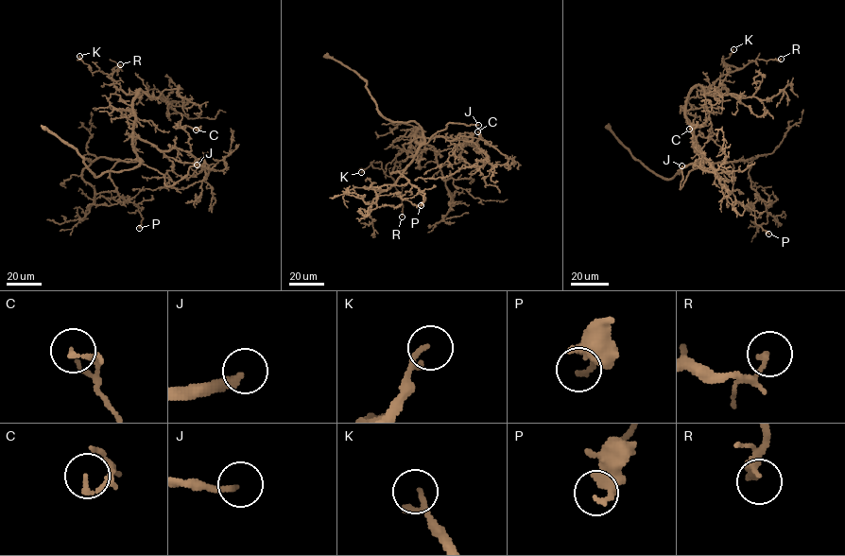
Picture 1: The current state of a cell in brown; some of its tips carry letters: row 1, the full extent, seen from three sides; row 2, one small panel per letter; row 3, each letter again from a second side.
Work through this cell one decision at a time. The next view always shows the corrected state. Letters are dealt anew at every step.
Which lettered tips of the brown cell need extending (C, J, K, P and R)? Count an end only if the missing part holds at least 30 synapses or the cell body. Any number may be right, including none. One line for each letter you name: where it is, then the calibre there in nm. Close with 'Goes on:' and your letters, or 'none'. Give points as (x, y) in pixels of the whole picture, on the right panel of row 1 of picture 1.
J: (681, 165) | 240 nm
Goes on: J

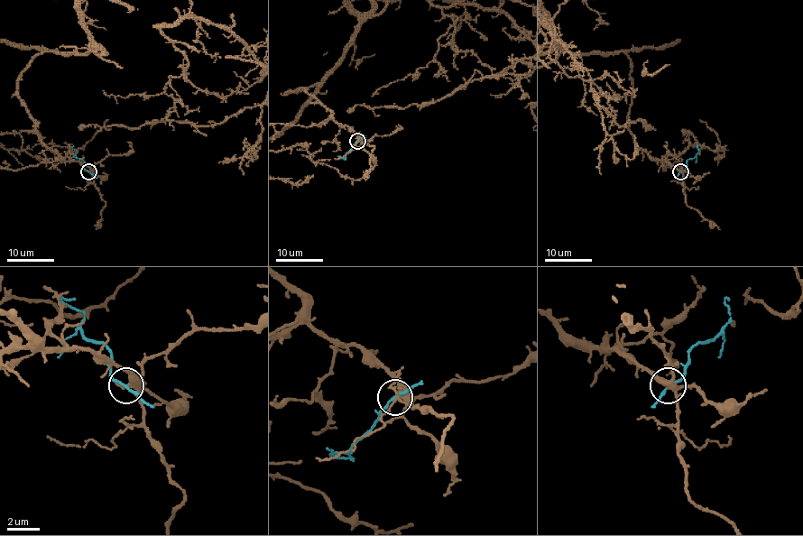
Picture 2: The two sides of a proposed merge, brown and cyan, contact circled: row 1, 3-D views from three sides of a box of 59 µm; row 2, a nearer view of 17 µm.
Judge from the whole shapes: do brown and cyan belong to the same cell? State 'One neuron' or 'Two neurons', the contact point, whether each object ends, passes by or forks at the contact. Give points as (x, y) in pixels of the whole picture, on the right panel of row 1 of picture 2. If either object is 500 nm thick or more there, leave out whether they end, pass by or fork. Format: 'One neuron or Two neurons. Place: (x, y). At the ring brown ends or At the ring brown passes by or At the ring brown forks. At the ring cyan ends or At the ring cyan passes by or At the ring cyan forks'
Two neurons. Place: (680, 171). At the ring brown forks. At the ring cyan passes by

